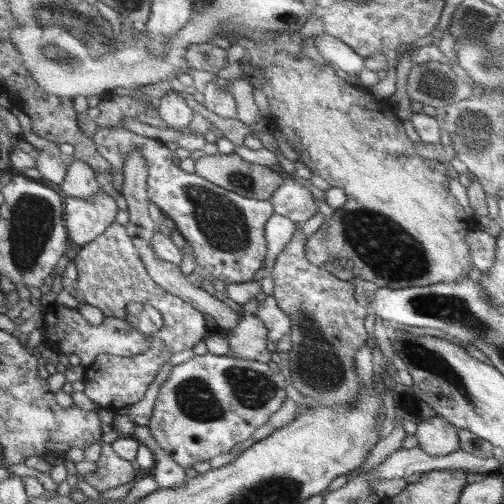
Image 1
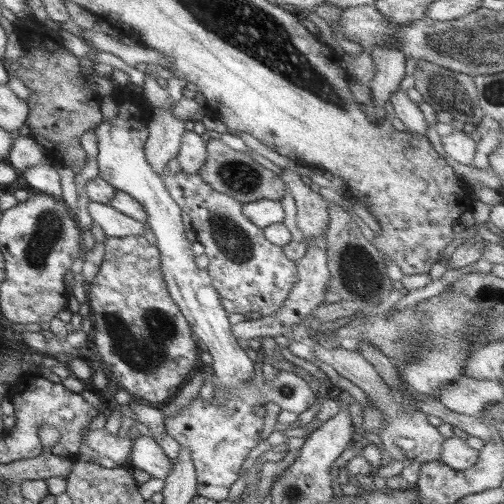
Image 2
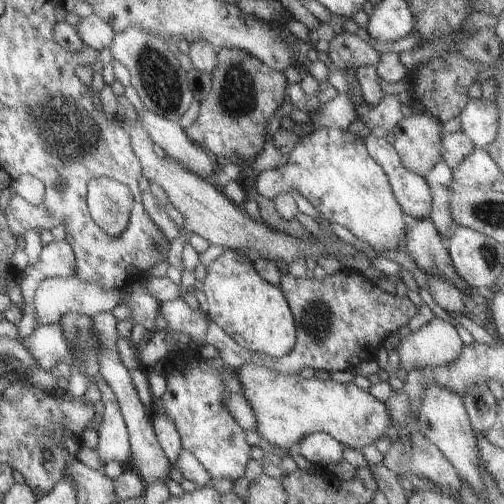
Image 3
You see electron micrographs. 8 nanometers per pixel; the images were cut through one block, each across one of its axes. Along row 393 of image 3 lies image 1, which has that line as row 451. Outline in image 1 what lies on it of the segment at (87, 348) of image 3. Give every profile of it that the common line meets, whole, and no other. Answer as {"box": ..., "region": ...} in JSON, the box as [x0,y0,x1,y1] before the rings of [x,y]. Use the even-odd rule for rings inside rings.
{"box":[83,444,137,494],"region":[[[109,444],[101,446],[101,452],[99,452],[99,458],[97,458],[95,464],[97,464],[97,470],[83,476],[83,480],[89,486],[93,486],[99,494],[107,492],[109,488],[117,488],[117,486],[133,480],[135,474],[137,474],[137,470],[133,470],[129,462],[117,458],[111,452]]]}

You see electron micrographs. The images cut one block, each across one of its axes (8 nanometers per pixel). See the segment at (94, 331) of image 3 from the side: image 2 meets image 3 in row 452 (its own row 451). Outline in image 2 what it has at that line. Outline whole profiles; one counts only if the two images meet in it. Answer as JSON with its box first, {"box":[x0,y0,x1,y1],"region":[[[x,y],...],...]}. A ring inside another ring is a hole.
{"box":[129,436,173,480],"region":[[[137,436],[133,440],[131,452],[129,452],[129,468],[143,470],[151,478],[161,478],[165,480],[173,468],[173,462],[165,458],[161,448],[147,436]]]}

